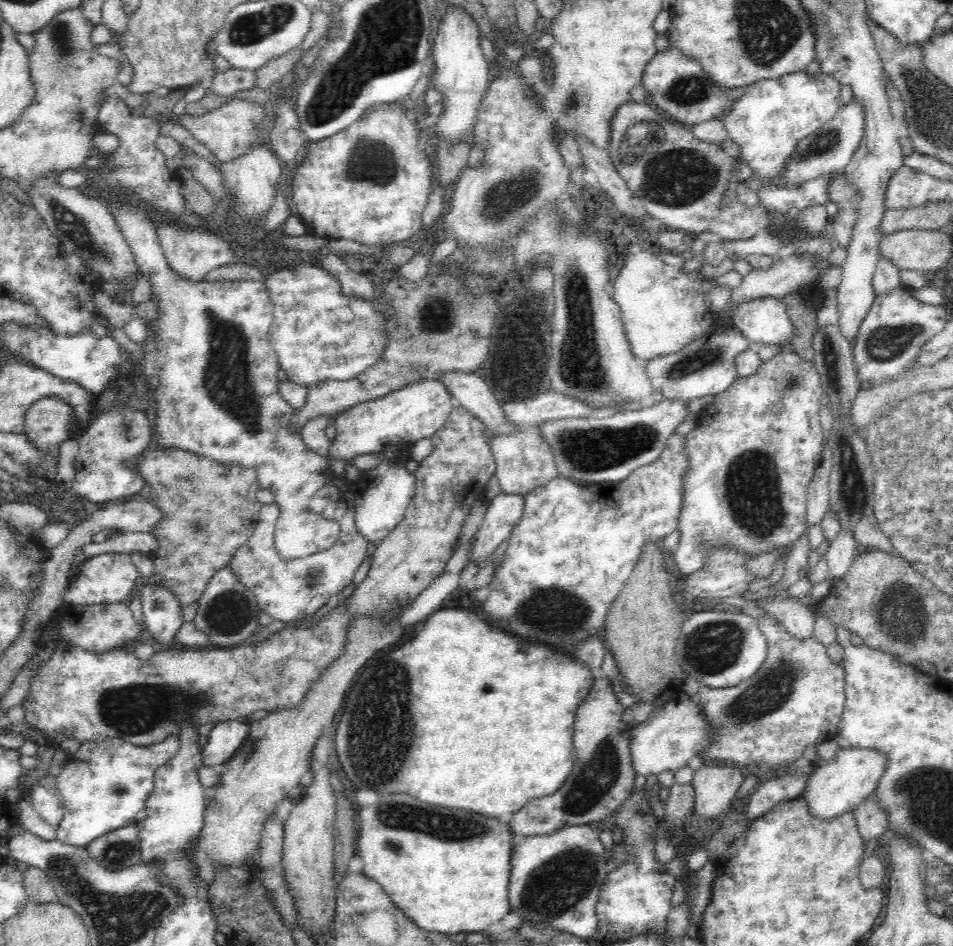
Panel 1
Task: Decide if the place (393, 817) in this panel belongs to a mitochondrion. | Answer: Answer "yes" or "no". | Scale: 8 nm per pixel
yes

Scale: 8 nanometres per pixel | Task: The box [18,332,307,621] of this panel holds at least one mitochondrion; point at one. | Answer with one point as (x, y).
(126, 428)

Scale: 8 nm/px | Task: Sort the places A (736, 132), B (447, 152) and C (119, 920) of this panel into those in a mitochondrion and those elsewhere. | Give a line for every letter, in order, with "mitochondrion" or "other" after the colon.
A: other
B: other
C: mitochondrion

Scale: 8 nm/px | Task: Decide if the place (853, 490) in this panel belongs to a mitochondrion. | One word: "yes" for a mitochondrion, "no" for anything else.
yes

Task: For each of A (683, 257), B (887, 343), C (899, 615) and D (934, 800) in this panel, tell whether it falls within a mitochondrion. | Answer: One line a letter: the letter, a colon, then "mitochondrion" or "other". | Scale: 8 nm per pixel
A: other
B: mitochondrion
C: mitochondrion
D: mitochondrion

